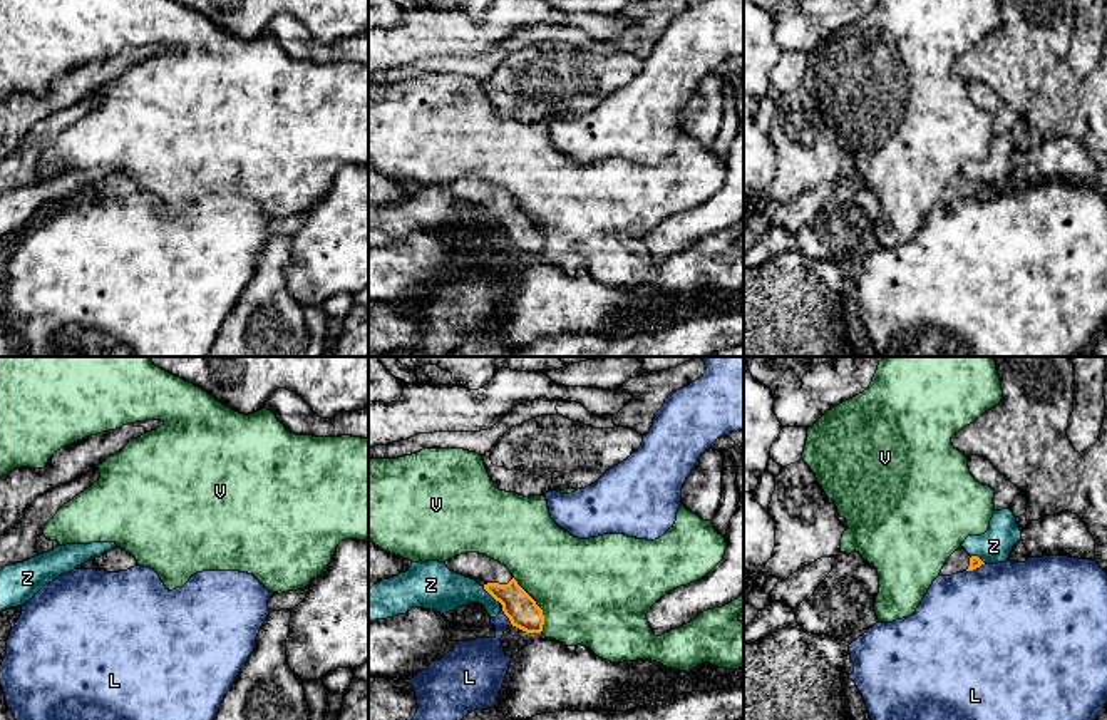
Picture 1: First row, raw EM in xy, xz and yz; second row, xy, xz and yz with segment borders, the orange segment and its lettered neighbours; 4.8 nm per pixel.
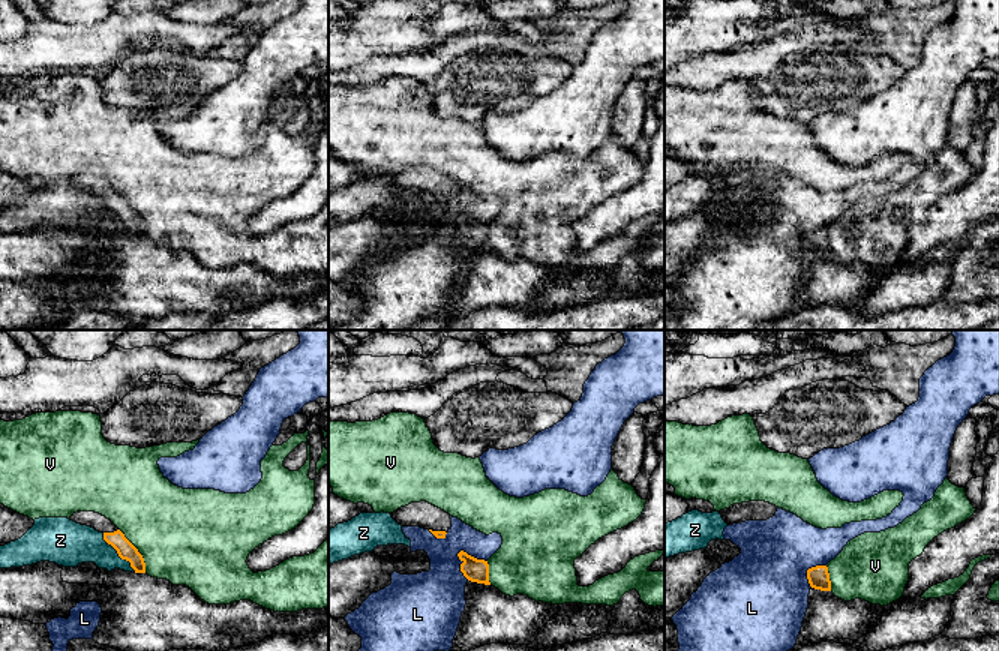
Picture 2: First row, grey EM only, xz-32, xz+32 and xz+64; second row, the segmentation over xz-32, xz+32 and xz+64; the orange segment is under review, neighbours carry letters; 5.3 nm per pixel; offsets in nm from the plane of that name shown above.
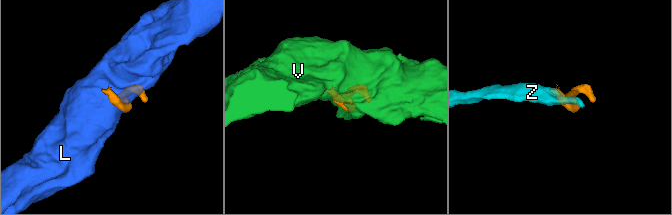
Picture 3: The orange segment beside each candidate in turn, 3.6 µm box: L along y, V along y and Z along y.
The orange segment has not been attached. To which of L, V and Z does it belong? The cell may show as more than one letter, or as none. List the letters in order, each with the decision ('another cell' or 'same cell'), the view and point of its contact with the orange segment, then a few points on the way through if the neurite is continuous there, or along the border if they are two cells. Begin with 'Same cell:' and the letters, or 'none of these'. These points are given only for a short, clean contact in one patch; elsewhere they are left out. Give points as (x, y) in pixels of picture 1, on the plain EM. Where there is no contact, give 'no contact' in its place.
Same cell: none of these
L: another cell; meets orange in xz at (504, 238)
V: another cell; meets orange in xz at (536, 230)
Z: another cell; meets orange in xz at (493, 221); border along xz (483, 211), (501, 228)

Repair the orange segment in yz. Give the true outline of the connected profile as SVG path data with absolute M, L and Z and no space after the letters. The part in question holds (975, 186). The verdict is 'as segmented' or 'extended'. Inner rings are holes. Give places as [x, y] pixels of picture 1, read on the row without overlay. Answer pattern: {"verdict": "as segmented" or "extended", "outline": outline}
{"verdict": "extended", "outline": "M963 172L955 176L945 188L940 201L951 201L963 196L973 196L985 189L978 181L970 181Z"}

